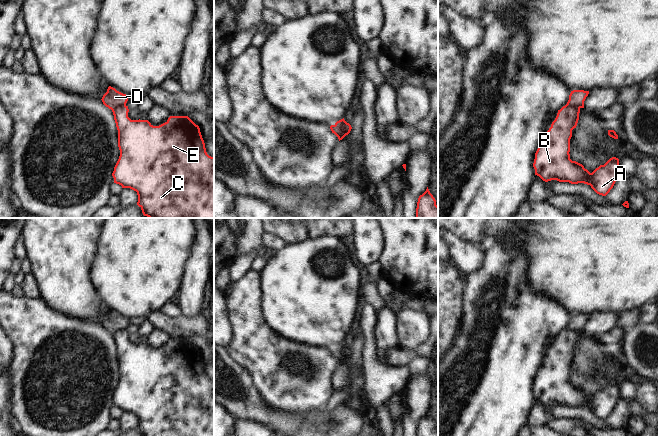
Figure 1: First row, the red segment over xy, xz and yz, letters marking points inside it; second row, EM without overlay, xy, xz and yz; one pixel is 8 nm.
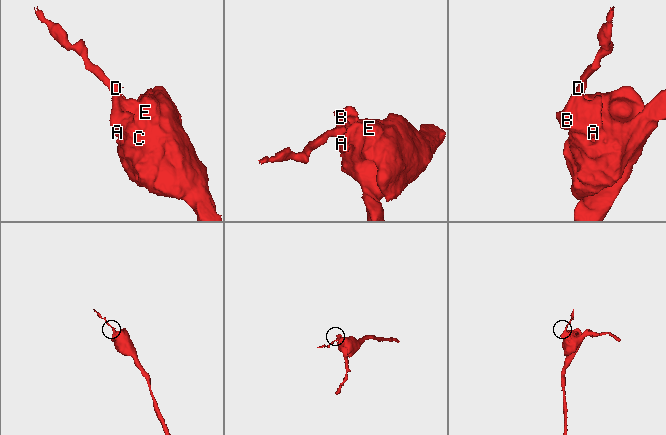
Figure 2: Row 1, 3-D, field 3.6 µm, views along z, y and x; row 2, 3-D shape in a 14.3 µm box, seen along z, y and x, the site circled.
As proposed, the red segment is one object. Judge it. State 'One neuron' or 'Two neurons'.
Two neurons.

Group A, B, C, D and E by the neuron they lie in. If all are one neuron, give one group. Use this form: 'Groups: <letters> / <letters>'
Groups: A B C E / D.

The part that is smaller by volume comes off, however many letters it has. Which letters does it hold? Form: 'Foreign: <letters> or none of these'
Foreign: D.

